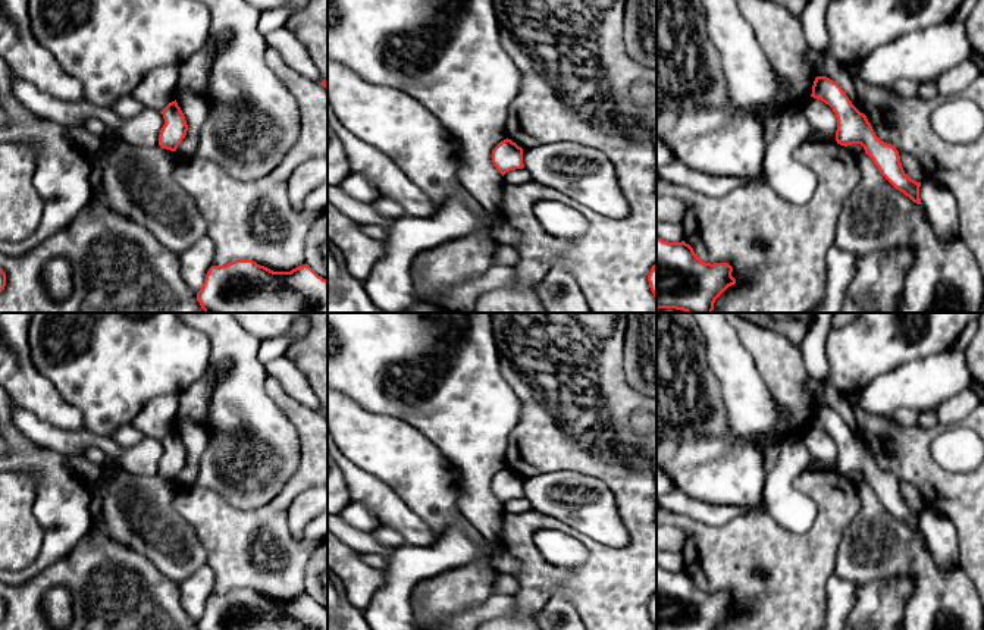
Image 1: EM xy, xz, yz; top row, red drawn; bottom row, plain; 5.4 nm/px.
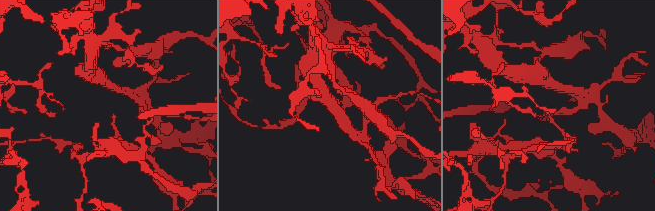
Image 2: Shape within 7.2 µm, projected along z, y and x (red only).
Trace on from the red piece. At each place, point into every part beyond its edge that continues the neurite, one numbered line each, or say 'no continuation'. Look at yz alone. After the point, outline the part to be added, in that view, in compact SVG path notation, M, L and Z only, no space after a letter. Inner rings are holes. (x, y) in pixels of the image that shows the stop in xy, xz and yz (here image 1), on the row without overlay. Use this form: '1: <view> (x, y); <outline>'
no continuation

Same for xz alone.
no continuation

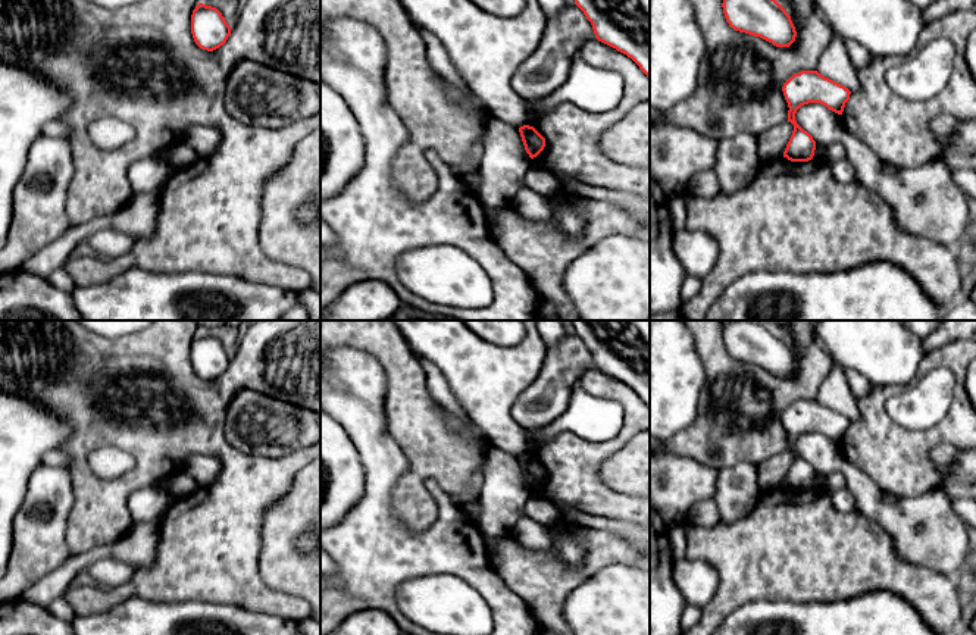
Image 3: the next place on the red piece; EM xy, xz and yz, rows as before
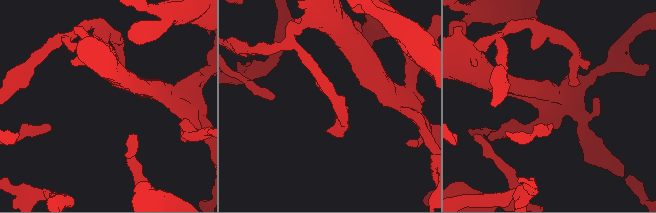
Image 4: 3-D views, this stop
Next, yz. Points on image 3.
no continuation

